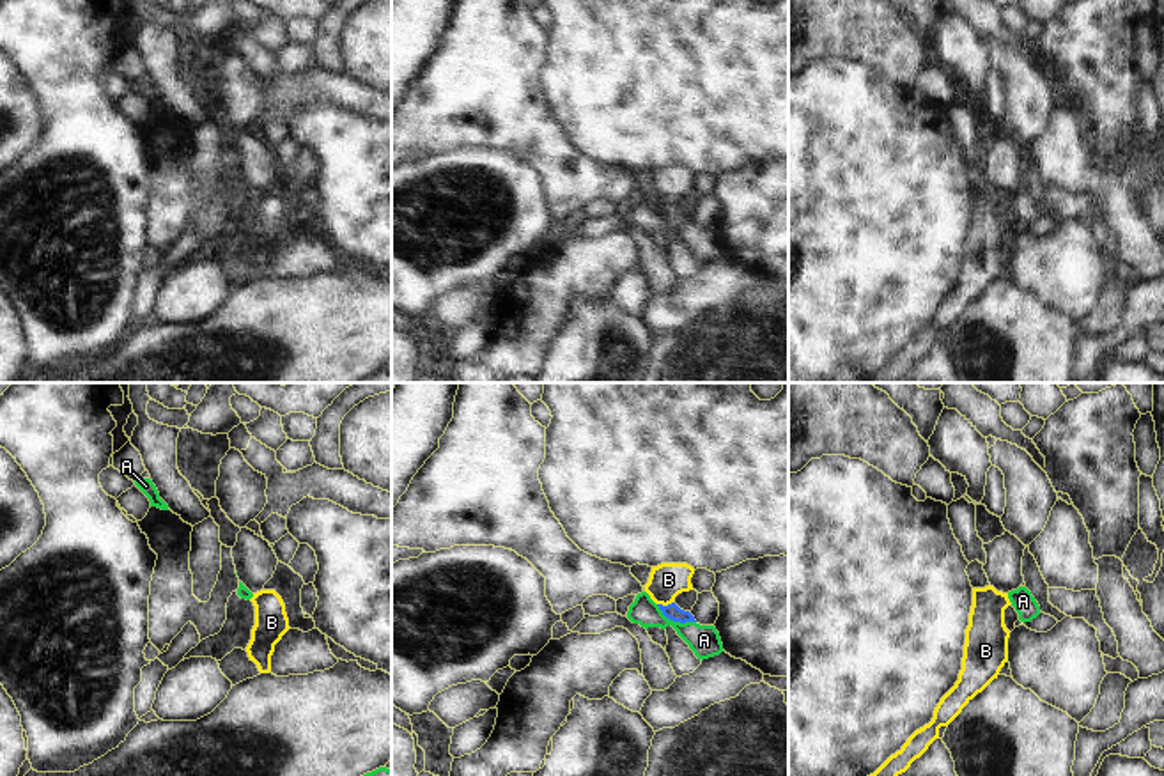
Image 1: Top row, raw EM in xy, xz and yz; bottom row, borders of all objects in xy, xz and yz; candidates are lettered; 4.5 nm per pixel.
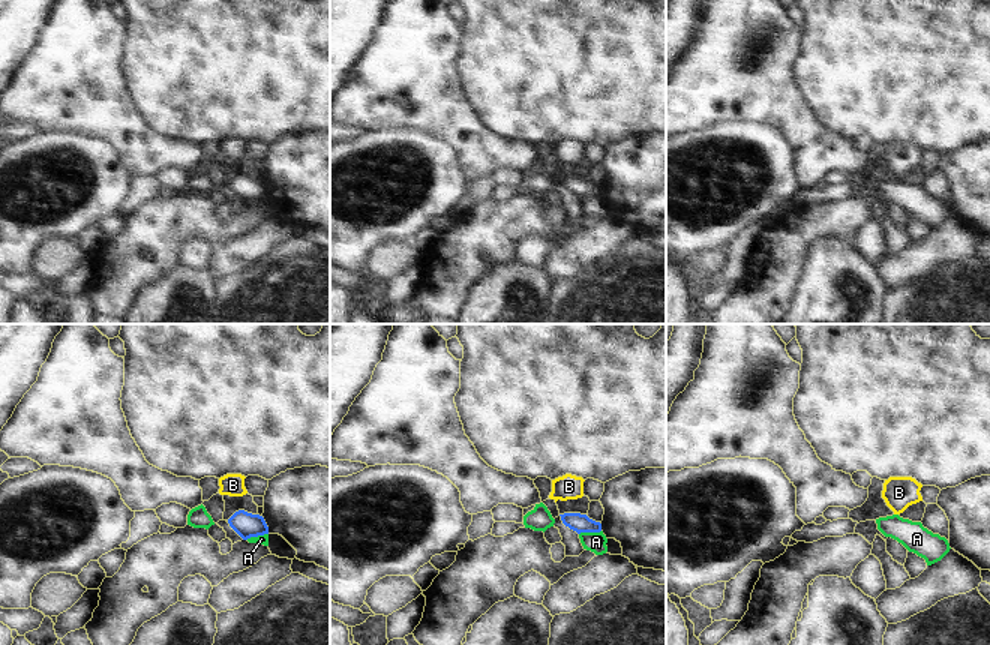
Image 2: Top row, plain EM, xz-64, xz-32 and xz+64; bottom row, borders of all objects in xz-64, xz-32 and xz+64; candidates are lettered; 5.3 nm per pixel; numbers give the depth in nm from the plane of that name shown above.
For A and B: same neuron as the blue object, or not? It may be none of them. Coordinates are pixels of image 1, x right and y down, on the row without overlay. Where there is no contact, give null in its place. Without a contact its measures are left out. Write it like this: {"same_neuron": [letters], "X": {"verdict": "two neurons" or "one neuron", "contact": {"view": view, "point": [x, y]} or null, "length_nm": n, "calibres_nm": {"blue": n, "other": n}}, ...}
{"same_neuron": ["B"], "A": {"verdict": "two neurons", "contact": {"view": "xz", "point": [675, 224]}, "length_nm": 200, "calibres_nm": {"blue": 70, "other": 140}}, "B": {"verdict": "one neuron", "contact": {"view": "xz", "point": [665, 209]}, "length_nm": 80, "calibres_nm": {"blue": 70, "other": 160}}}

